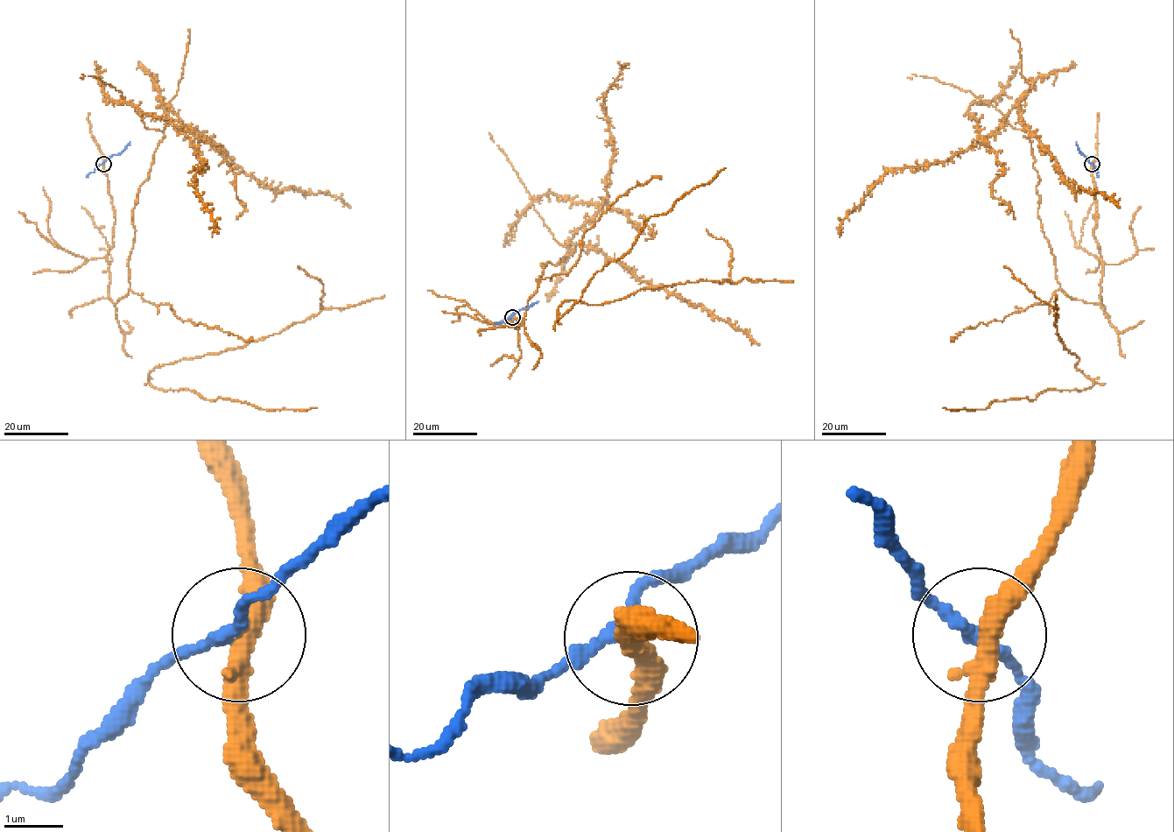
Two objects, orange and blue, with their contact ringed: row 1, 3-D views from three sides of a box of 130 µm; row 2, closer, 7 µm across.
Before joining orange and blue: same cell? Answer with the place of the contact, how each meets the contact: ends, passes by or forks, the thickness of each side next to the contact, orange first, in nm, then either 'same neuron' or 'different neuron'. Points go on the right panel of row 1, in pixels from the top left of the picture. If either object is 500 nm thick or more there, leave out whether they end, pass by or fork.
place (1092, 164); orange passes by; blue passes by; calibres 360 and 190 nm; different neuron

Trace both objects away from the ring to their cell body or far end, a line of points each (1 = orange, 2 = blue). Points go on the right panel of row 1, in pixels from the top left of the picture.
1: (1092, 164), (1099, 303), (1072, 299), (1057, 278), (1017, 104), (968, 149), (891, 168), (843, 220), (840, 236)
2: (1092, 164), (1079, 151), (1076, 142)

